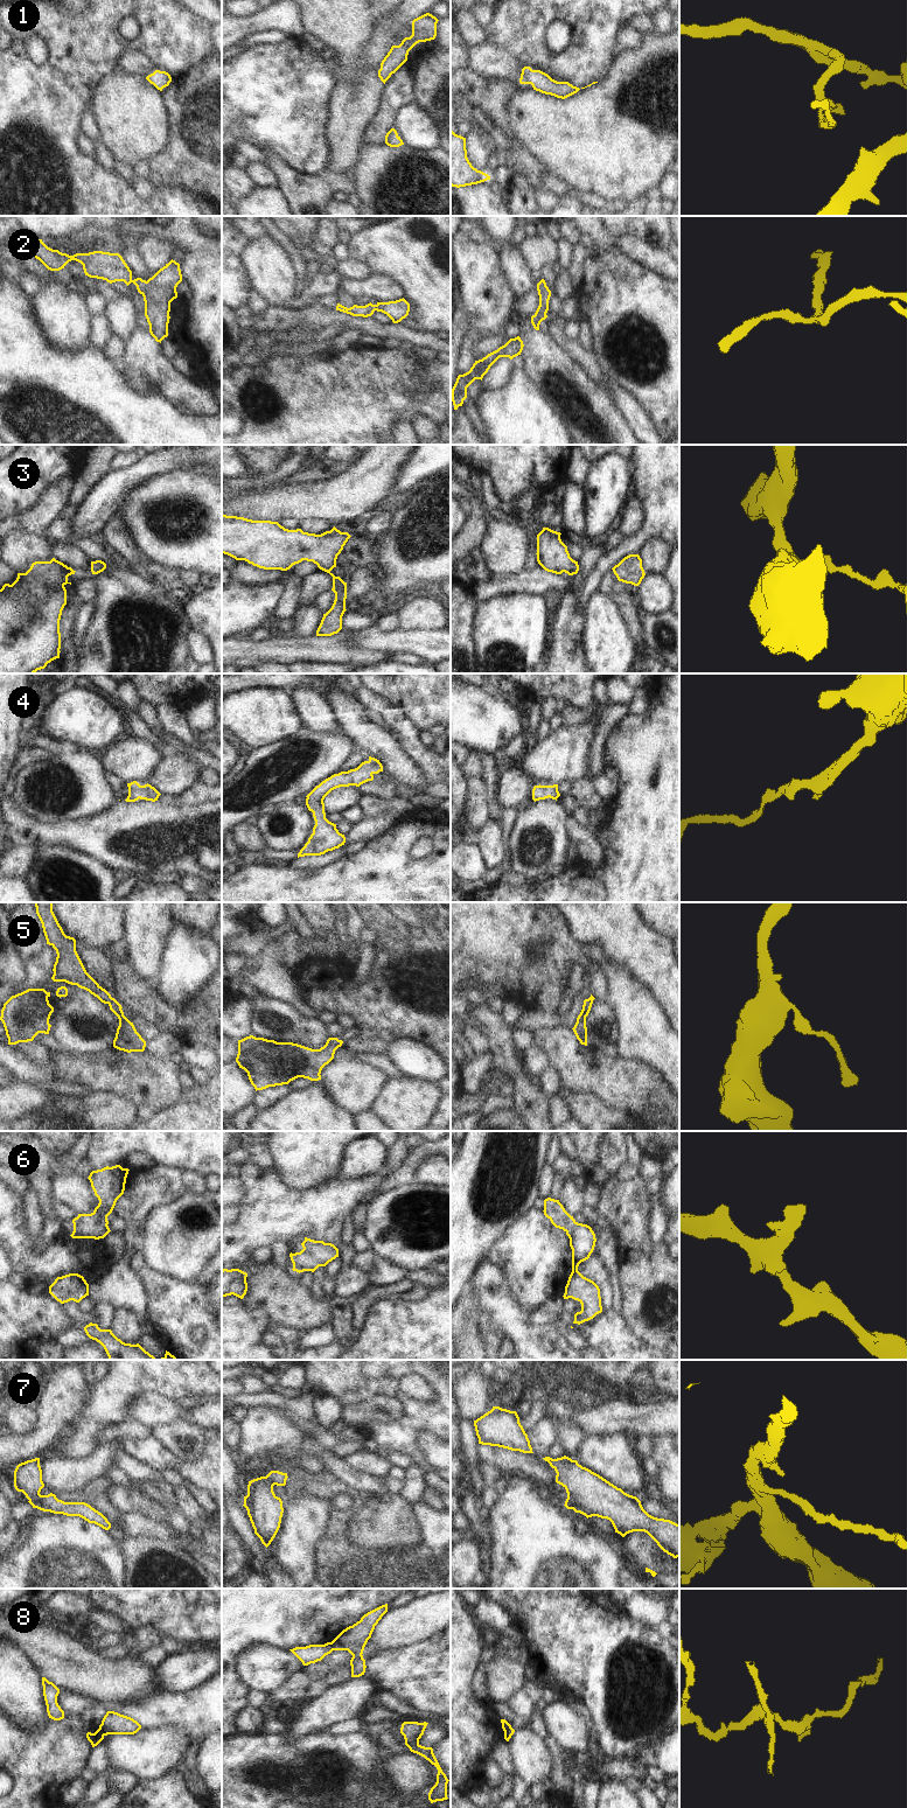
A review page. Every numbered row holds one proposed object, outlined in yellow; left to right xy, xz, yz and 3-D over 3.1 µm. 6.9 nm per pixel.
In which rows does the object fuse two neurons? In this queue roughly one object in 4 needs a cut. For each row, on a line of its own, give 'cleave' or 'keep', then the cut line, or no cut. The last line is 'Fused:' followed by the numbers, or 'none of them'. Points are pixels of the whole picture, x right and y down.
1: keep; no cut
2: keep; no cut
3: keep; no cut
4: keep; no cut
5: keep; no cut
6: keep; no cut
7: cleave; cut in xy along (41, 1495), (34, 1507)
8: cleave; cut in xz along (329, 1642), (333, 1649)
Fused: 7, 8

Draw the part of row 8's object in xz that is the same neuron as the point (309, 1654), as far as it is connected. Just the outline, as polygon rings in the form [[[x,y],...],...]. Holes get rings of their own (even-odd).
[[[330,1642],[325,1645],[309,1645],[306,1647],[295,1647],[289,1649],[304,1666],[321,1661],[326,1655],[333,1652]]]

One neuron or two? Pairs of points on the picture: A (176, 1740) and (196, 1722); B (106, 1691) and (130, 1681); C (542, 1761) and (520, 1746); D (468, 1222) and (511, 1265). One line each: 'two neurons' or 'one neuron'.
A: two neurons
B: one neuron
C: one neuron
D: two neurons

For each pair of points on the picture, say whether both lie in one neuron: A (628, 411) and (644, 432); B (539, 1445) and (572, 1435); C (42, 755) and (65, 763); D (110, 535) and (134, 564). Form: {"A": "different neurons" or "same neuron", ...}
{"A": "same neuron", "B": "different neurons", "C": "different neurons", "D": "same neuron"}

